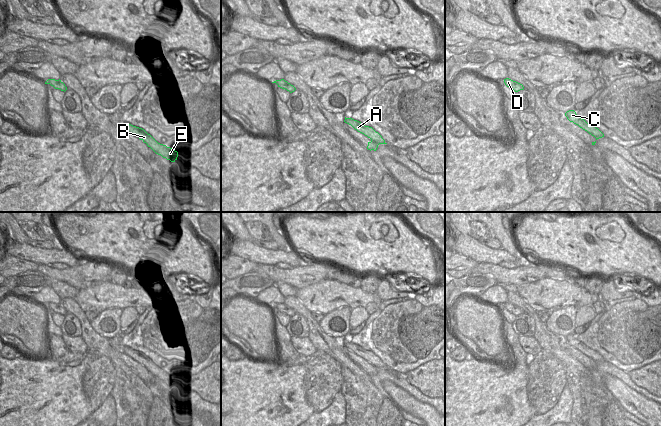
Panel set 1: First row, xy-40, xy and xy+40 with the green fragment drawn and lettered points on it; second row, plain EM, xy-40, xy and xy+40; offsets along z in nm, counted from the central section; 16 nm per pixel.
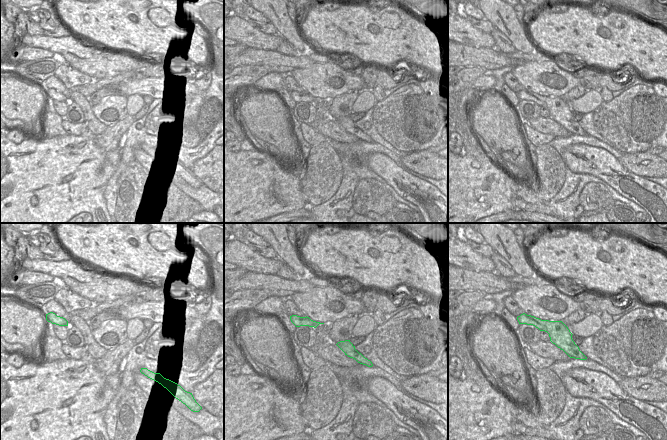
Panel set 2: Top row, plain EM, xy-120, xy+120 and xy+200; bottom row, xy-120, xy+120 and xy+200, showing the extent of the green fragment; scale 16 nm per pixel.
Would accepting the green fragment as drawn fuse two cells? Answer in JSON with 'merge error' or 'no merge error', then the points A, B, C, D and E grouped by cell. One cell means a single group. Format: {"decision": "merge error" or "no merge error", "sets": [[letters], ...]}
{"decision": "no merge error", "sets": [["A", "B", "C", "D", "E"]]}

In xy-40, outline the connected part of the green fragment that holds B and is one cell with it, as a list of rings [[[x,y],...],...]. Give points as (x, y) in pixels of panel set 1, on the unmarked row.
[[[123,347],[123,353],[128,355],[134,360],[137,360],[140,364],[147,368],[156,378],[161,379],[163,382],[175,386],[178,381],[178,376],[173,372],[158,367],[150,358],[144,353],[133,350],[129,347]]]

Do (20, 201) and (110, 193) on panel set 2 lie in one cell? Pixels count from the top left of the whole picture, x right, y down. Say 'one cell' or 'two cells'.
two cells

